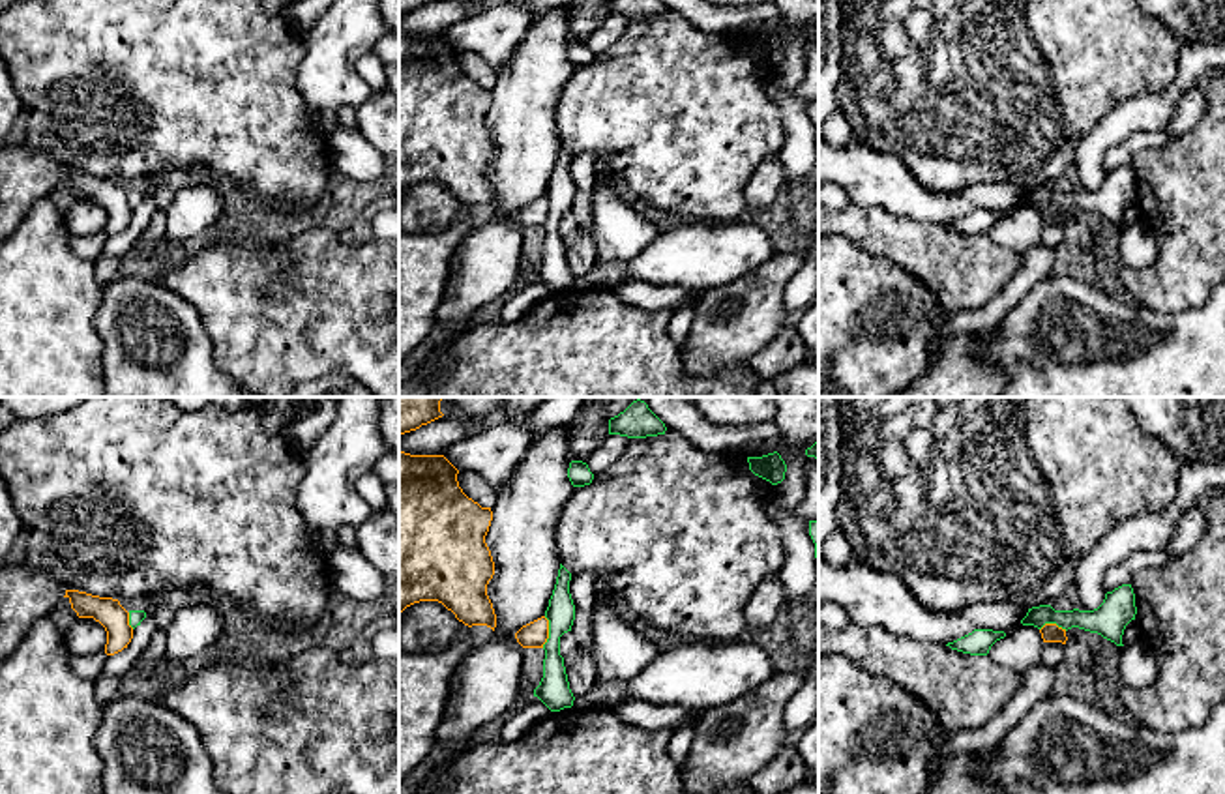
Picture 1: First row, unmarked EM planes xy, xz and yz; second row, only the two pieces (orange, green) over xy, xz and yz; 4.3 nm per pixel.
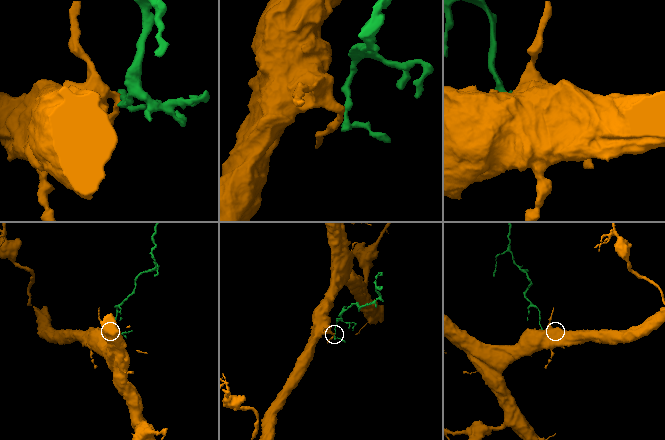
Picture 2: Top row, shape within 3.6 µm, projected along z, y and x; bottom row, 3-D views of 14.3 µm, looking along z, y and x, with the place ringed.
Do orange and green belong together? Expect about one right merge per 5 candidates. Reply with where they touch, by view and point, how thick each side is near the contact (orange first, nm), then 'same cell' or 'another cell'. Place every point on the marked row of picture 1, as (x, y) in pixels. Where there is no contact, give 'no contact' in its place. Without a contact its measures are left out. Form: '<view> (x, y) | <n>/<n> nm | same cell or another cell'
xz (547, 632) | 110/140 nm | another cell

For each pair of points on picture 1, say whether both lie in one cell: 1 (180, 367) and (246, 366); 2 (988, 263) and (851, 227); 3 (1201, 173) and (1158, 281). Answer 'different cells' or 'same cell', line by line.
1: different cells
2: same cell
3: same cell

